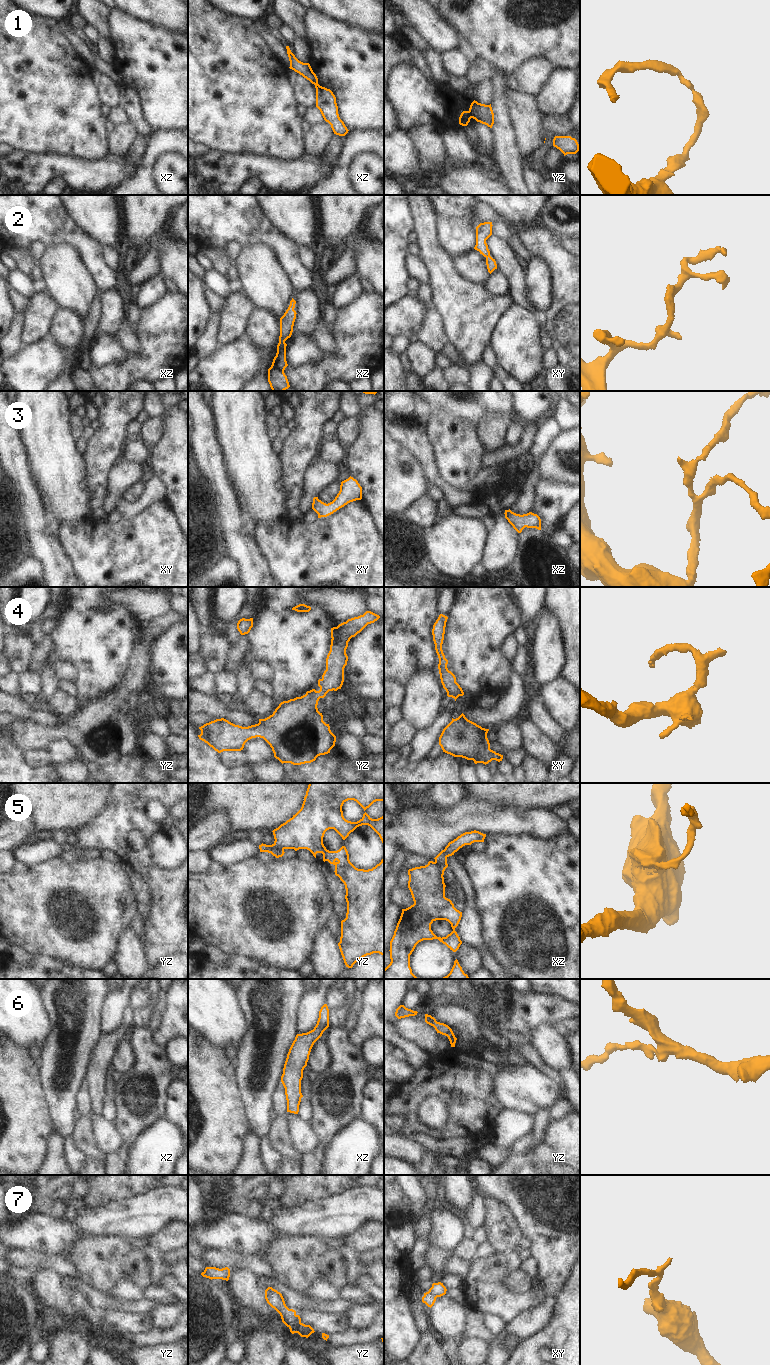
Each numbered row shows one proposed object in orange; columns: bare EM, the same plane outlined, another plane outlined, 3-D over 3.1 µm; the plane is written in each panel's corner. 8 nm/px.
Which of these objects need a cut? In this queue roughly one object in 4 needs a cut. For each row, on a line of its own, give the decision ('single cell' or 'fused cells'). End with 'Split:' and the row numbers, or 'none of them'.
1: fused cells
2: single cell
3: single cell
4: single cell
5: fused cells
6: single cell
7: single cell
Split: 1, 5

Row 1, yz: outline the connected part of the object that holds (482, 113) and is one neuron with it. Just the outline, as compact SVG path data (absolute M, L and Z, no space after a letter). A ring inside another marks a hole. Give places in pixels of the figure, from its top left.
M474 100L470 105L469 112L471 118L492 128L494 124L494 113L491 104L485 105Z

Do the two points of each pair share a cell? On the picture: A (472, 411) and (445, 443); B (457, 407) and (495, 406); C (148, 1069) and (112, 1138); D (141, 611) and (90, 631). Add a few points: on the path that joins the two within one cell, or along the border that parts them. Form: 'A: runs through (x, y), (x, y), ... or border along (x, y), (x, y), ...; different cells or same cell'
A: border along (442, 413), (450, 413), (459, 420), (475, 426); different cells
B: runs through (466, 406), (486, 406); same cell
C: border along (113, 1121), (122, 1138), (122, 1146), (119, 1152); different cells
D: border along (111, 603), (123, 606), (141, 625); different cells

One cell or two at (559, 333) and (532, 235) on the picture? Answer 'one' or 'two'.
one

